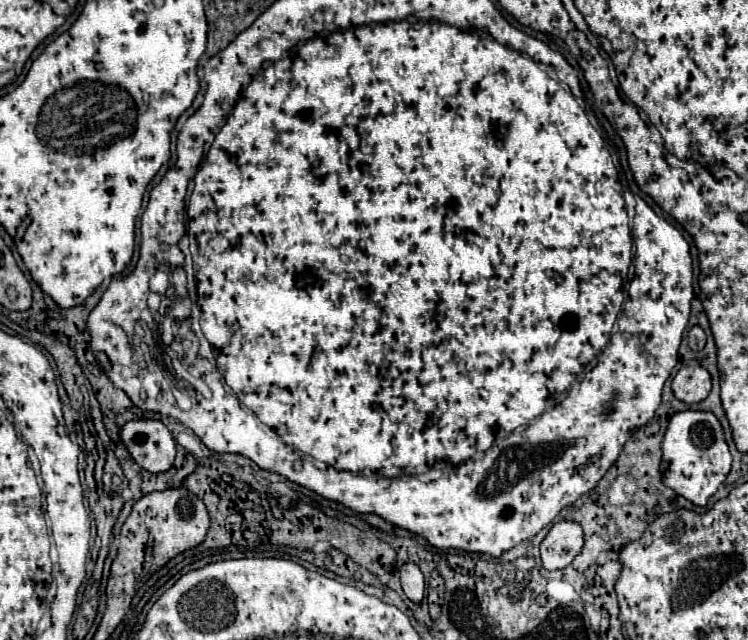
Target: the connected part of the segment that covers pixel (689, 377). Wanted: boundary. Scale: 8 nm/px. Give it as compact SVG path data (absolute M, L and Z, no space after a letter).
M696 362L682 366L672 380L674 396L686 404L702 402L710 394L710 388L712 388L712 380L708 370Z

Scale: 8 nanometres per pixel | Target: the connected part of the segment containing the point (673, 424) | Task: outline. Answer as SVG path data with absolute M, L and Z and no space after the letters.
M684 410L676 412L666 428L662 440L662 482L676 490L686 500L706 506L708 498L718 490L718 486L726 480L730 472L732 456L728 444L724 440L722 426L712 412L698 412L698 410Z

